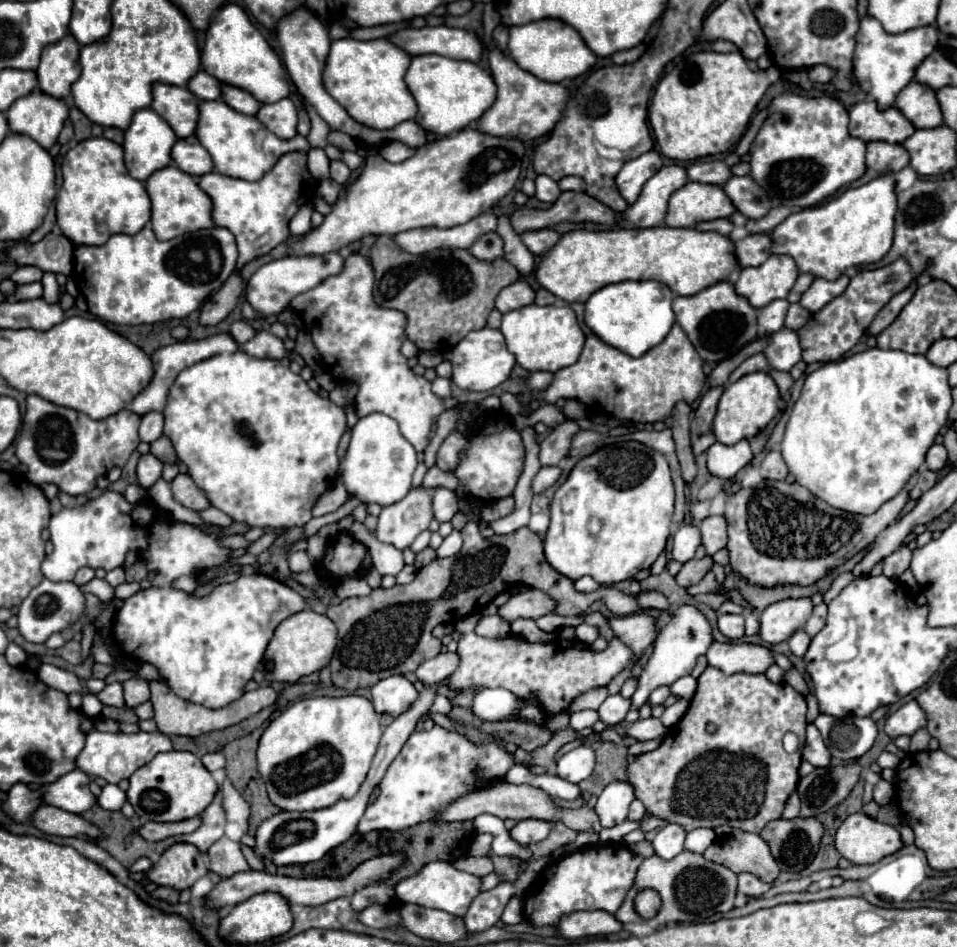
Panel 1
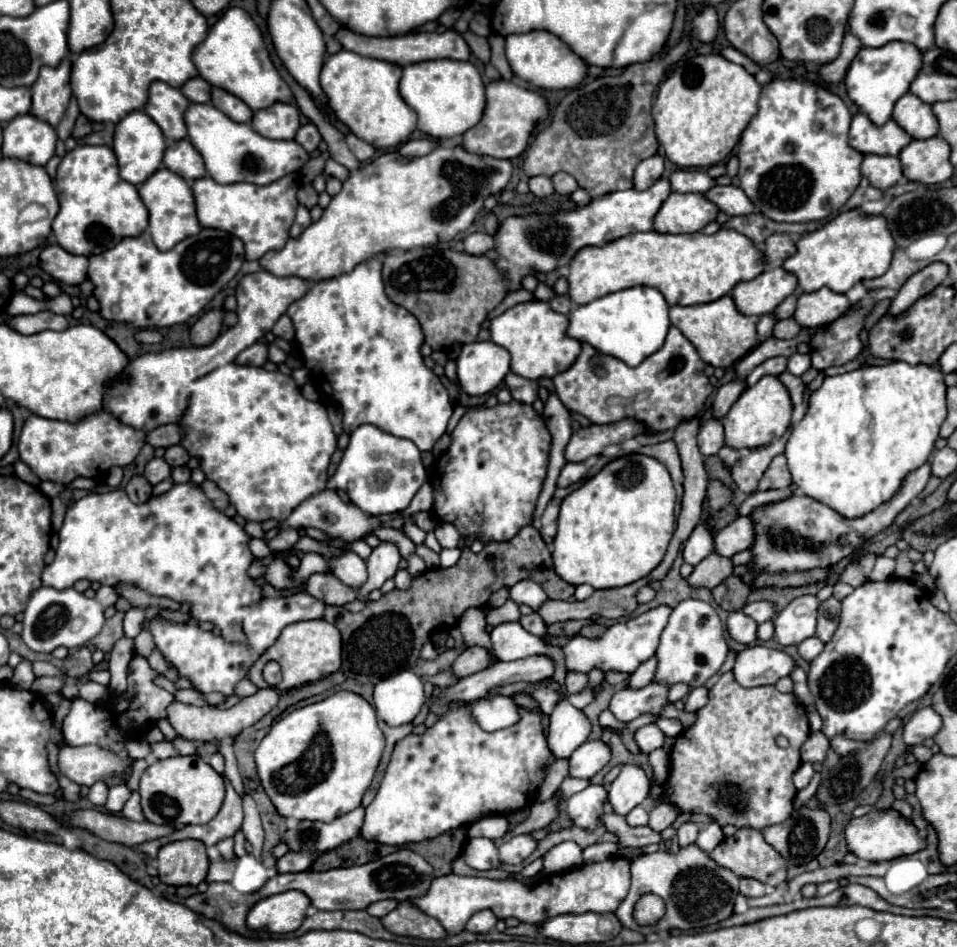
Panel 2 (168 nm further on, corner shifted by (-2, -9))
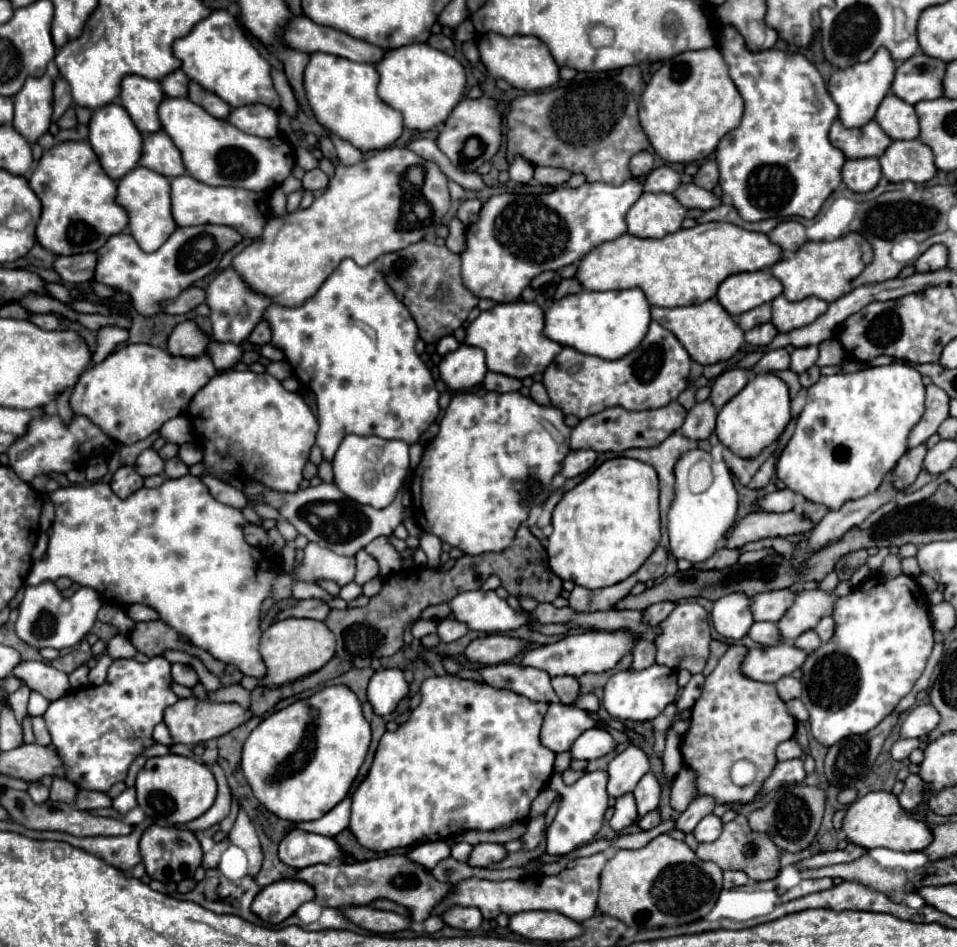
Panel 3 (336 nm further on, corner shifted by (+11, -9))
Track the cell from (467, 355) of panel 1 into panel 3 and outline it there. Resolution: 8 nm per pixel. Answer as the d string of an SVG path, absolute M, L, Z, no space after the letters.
M460 345L456 351L448 353L438 369L442 381L452 391L468 391L474 385L480 385L488 371L484 351L472 345Z

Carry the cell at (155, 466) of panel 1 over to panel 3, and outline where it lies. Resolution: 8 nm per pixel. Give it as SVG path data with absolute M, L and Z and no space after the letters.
M146 449L138 461L136 461L136 473L142 477L152 477L152 475L160 475L164 471L164 461L160 459L160 455L154 449Z

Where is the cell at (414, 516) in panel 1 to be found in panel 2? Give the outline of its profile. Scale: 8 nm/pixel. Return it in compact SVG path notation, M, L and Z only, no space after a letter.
M381 543L377 549L373 549L373 553L367 559L367 571L369 571L369 579L367 583L357 591L357 599L367 601L367 593L373 589L381 589L381 585L387 579L393 579L397 569L399 569L399 549L393 543Z

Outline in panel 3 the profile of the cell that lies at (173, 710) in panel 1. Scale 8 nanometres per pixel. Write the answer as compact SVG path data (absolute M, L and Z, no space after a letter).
M180 699L172 707L164 711L164 723L170 729L170 735L174 743L184 743L184 745L194 745L200 741L210 741L216 737L226 735L228 731L236 729L248 721L248 711L238 705L238 703L214 703L214 701L198 701L198 699Z

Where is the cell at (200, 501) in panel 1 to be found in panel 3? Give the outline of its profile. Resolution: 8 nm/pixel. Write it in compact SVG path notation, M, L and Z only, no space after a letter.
M204 473L200 479L208 487L210 495L216 501L220 501L224 505L230 505L234 509L244 509L248 505L248 499L246 499L246 495L240 489L236 489L236 487L232 487L232 485L224 483L224 481L216 479L216 477L212 477L212 475L208 475L208 473Z

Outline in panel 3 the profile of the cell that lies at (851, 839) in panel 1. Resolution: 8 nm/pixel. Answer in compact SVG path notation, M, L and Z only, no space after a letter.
M886 791L868 793L862 799L854 801L846 811L846 817L842 821L842 831L850 843L854 843L862 849L868 849L868 851L876 849L876 847L884 847L884 849L892 849L892 851L906 851L906 853L922 851L932 841L932 833L930 833L928 825L924 821L910 817L900 807L896 795L886 793Z

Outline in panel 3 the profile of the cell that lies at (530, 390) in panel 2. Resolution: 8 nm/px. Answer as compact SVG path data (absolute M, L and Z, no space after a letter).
M488 371L488 375L484 378L483 386L488 391L510 393L510 391L520 391L522 381L520 379L514 379L514 377L508 377L508 375L502 375L502 373Z

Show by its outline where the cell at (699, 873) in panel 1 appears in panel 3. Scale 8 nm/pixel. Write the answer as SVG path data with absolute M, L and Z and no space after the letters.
M658 835L642 849L620 849L602 871L598 909L628 927L654 929L686 925L706 917L722 891L722 869L696 857L684 843Z

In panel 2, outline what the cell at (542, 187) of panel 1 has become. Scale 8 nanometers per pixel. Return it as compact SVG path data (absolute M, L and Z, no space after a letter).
M537 175L537 177L531 177L529 179L529 189L533 195L537 197L547 197L551 195L555 189L553 189L553 183L549 177L543 177L543 175Z

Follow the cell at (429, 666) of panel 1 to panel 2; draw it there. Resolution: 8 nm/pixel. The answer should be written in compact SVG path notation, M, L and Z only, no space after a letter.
M469 647L455 659L453 671L457 677L467 677L467 675L473 675L477 671L483 671L485 667L489 667L495 661L497 661L497 657L489 649Z

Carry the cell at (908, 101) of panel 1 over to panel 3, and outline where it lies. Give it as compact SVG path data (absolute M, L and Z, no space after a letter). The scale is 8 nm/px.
M892 93L884 97L874 119L880 123L882 131L890 139L916 139L920 135L920 125L914 105L904 103L900 97Z

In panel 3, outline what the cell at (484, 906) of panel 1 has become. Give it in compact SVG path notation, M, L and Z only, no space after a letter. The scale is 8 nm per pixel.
M450 907L444 915L442 921L450 927L464 929L464 931L474 931L482 923L482 915L476 907Z

